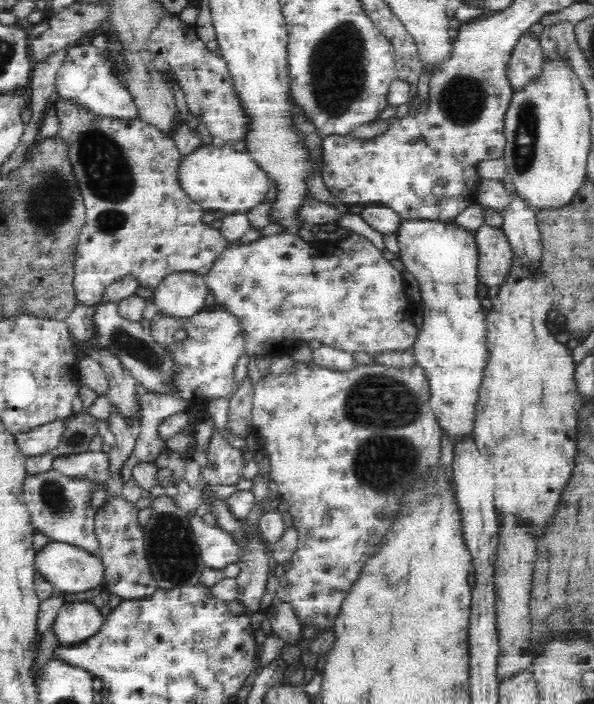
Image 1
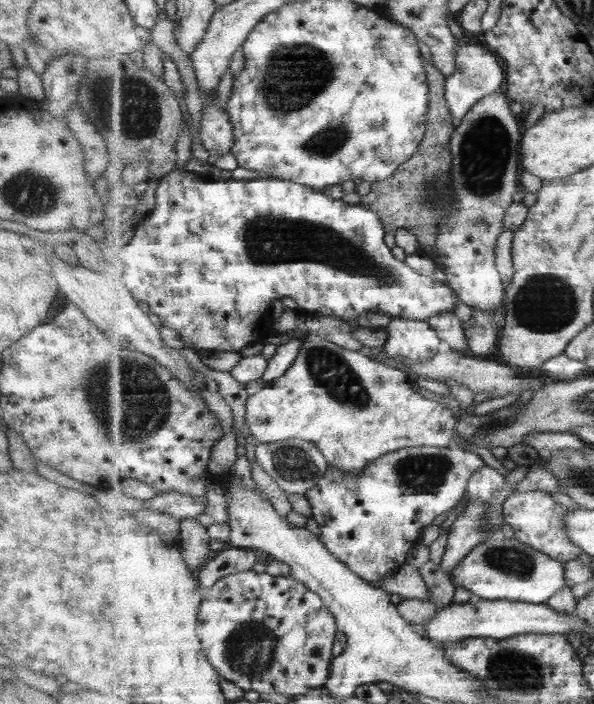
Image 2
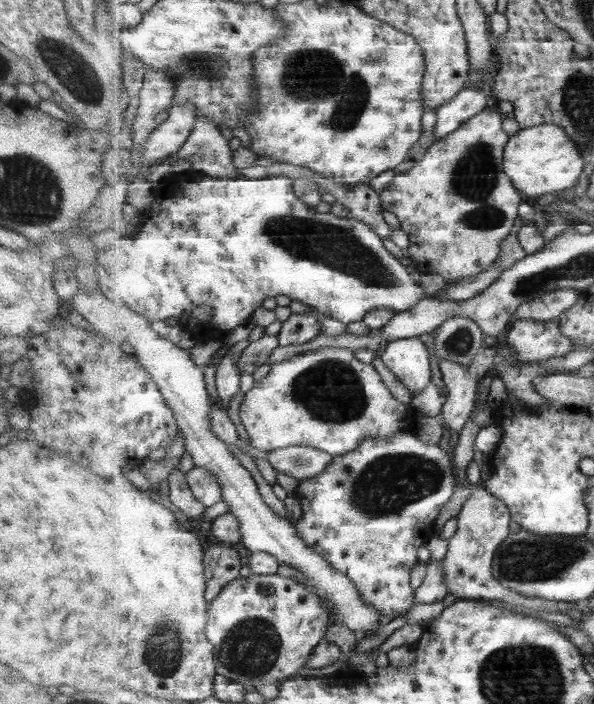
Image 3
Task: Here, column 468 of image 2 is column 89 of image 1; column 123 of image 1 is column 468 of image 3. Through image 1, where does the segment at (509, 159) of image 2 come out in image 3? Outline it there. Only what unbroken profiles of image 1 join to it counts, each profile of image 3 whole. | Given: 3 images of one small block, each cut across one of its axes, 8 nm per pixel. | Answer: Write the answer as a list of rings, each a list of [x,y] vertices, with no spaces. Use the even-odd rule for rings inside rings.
[[[494,105],[476,114],[453,134],[436,140],[415,168],[405,174],[396,174],[387,189],[380,193],[386,215],[399,222],[410,236],[411,246],[405,253],[416,264],[427,265],[427,270],[421,272],[437,273],[447,284],[455,284],[495,265],[502,253],[503,242],[520,217],[517,210],[523,196],[503,168],[507,142],[511,138],[503,130],[503,118]]]

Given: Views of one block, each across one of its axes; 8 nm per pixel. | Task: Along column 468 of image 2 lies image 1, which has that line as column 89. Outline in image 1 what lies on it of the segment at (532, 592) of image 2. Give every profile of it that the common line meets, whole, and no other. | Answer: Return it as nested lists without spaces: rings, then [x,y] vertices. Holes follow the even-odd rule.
[[[49,540],[48,544],[35,554],[35,570],[50,581],[57,592],[81,593],[103,584],[105,571],[100,556],[90,556],[85,550],[67,542]]]

